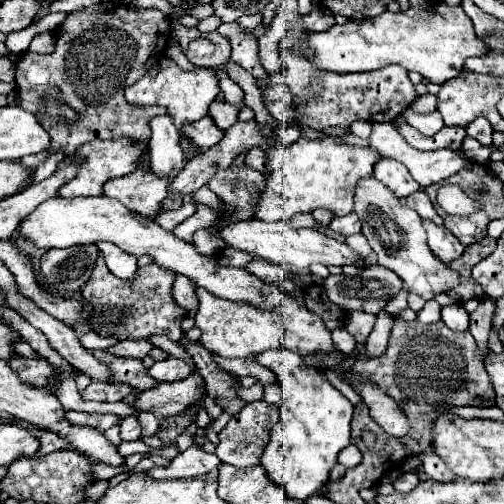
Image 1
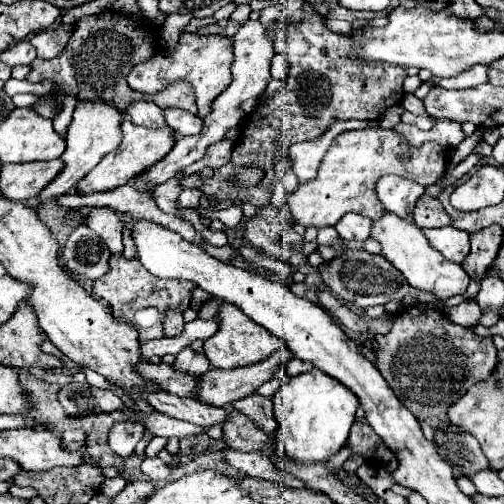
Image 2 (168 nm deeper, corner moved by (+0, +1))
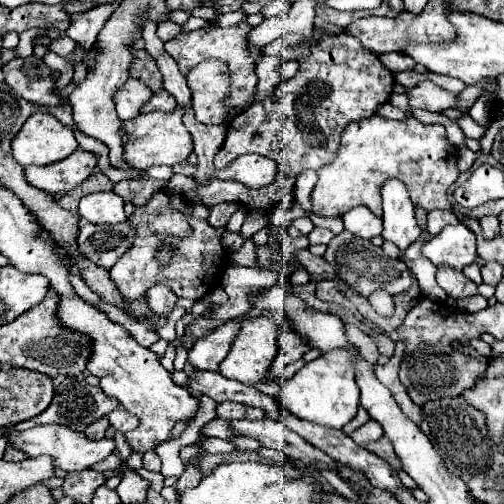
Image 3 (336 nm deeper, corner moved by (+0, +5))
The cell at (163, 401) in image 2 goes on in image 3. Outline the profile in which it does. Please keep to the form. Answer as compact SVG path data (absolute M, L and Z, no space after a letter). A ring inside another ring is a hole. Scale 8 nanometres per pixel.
M263 418L259 422L231 420L229 424L239 436L251 436L267 448L275 448L279 452L285 452L285 456L291 460L311 464L319 470L323 470L323 468L335 470L335 460L331 456L327 456L323 450L315 448L313 444L305 442L299 434L289 432L283 424L279 424L271 418Z

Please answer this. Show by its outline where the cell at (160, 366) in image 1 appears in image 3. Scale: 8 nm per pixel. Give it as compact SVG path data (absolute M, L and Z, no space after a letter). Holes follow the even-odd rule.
M253 308L251 312L247 312L243 318L239 316L237 320L229 320L229 324L221 324L221 328L217 328L217 332L209 332L209 336L205 336L205 340L197 340L195 346L189 350L189 362L193 366L197 366L199 370L217 370L219 364L225 360L225 356L231 350L231 342L237 336L241 322L253 316L263 316L265 312L261 312L259 308Z

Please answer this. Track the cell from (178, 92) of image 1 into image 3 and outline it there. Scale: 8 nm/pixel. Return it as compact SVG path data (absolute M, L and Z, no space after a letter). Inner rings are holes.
M241 22L229 28L219 28L213 24L207 24L199 30L193 32L181 32L177 34L173 40L169 40L165 44L167 54L171 54L175 58L175 62L179 64L181 74L189 74L191 68L195 68L195 64L207 60L207 58L217 58L229 64L229 74L231 74L231 96L229 96L229 108L243 108L255 94L255 86L257 86L257 74L255 74L255 64L263 58L263 52L253 52L253 48L249 48L249 42L245 40L245 36L253 30L253 26Z

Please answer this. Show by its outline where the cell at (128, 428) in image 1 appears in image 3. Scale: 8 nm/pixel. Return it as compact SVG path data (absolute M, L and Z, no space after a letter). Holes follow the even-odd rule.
M123 408L113 410L113 412L109 414L109 422L111 422L111 428L113 428L115 432L123 432L123 434L135 430L137 424L139 424L137 416L133 416L131 412L125 412Z

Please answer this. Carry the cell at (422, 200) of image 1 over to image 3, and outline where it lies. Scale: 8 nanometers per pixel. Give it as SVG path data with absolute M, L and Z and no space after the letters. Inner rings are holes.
M433 210L427 214L427 232L431 236L435 236L437 232L441 232L443 226L447 224L457 224L457 216L453 212L447 212L447 210Z

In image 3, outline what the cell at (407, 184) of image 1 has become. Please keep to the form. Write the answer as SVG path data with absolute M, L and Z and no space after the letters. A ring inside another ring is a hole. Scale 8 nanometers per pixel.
M387 180L383 184L381 194L383 194L383 226L385 226L383 238L393 242L399 250L407 250L407 246L417 242L421 238L421 234L423 234L423 228L415 220L415 208L413 208L413 204L409 200L407 188L399 180Z

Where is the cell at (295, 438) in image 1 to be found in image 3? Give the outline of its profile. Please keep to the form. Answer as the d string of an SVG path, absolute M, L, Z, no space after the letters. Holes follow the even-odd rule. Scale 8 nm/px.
M331 350L307 362L291 380L283 382L277 400L297 418L317 422L329 428L343 428L351 422L359 408L359 386L355 382L357 356L349 350Z

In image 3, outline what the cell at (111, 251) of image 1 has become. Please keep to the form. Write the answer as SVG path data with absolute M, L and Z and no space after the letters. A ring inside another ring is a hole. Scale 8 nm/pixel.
M93 192L79 200L79 214L91 224L117 224L125 220L123 200L115 192Z

